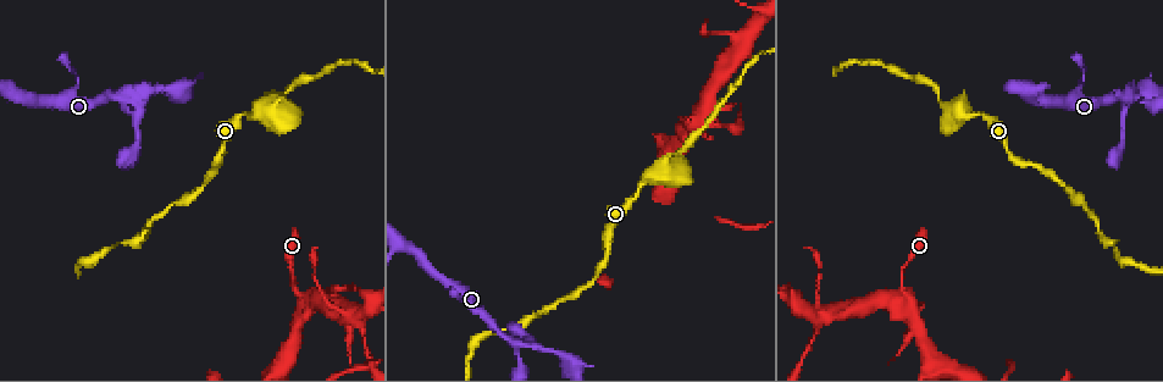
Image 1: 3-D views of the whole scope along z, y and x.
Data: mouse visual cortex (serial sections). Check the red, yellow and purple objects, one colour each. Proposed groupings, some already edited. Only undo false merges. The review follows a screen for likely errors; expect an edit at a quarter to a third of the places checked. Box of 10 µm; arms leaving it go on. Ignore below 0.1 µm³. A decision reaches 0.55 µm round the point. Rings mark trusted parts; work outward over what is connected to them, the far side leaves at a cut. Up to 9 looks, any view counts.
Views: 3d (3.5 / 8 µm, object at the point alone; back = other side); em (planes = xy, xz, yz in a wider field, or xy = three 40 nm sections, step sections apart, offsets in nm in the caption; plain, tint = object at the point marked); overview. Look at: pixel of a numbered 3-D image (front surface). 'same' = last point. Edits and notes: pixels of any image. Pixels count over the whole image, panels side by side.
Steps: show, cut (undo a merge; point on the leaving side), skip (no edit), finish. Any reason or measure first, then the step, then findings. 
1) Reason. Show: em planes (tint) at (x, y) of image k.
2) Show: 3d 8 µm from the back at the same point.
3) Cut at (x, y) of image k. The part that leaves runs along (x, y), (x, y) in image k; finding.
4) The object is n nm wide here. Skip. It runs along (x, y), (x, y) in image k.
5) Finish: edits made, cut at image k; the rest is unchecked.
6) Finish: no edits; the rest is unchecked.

Narrows sharply. Show: 3d 8 µm at (297, 289) of image 1.

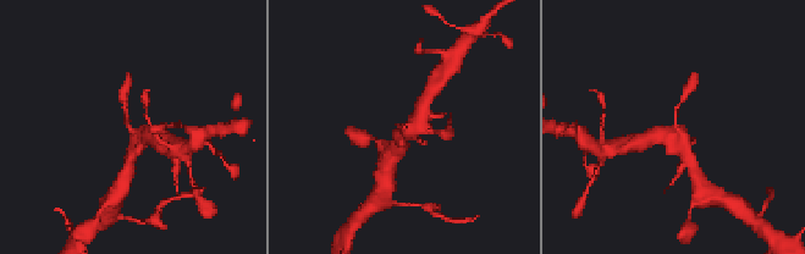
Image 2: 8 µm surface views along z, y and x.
Zoom in. Show: 3d 3.5 µm at the same point.

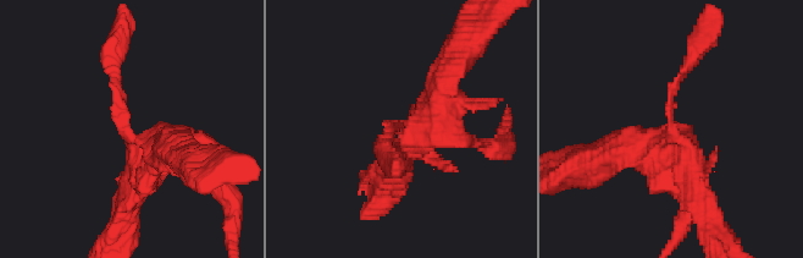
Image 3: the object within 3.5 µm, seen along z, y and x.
Need the tissue. Show: em xy step 1 (tint) at (672, 129) of image 3.

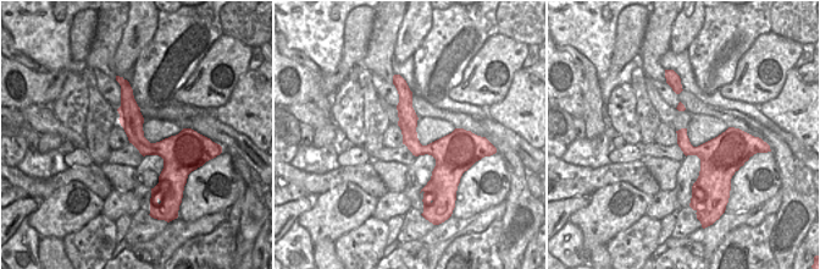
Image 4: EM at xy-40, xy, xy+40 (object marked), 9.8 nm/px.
Skip. Continuous, no second cell.

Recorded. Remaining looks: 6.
Thin arm on a thick one. Show: 3d 3.5 µm at (818, 313) of image 1.

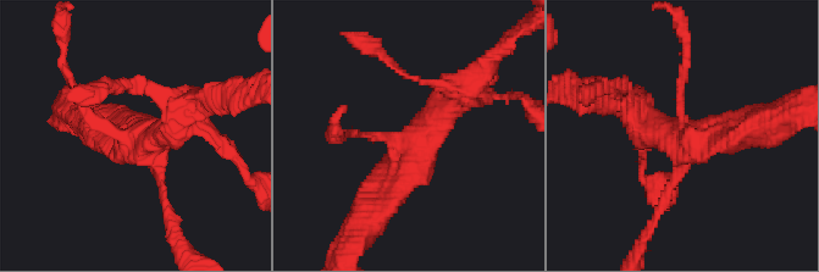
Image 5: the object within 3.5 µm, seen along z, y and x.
Need the tissue. Show: em xy step 3 (tint) at (423, 140) of image 5.

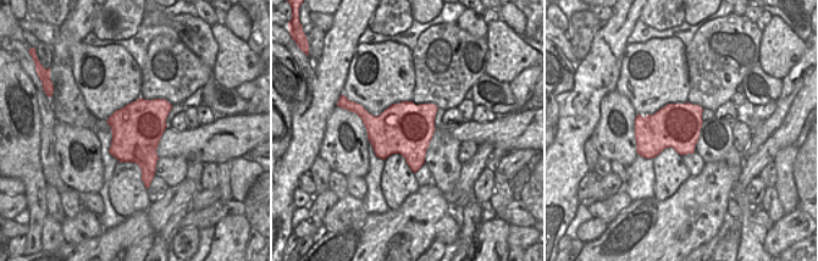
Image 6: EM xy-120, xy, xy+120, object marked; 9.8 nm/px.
Skip. It runs along (381, 205), (455, 96), (448, 83) in image 5; all the same cell.

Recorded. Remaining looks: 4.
Thin neck. Show: 3d 8 µm at (672, 153) of image 1.

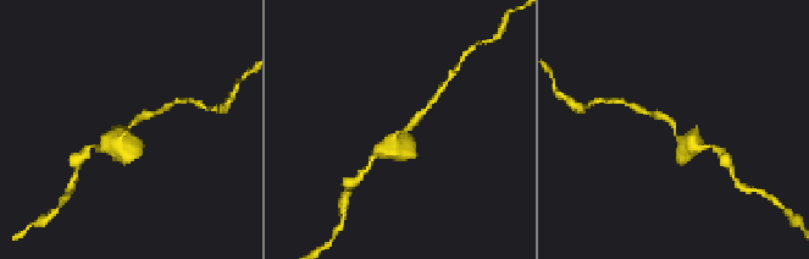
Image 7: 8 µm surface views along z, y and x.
Show: em xy step 5 (tint) at the same point.

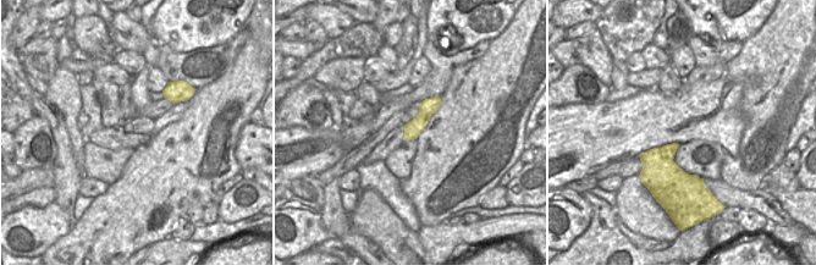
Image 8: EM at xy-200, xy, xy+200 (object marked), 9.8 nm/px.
Skip. It runs along (377, 152), (421, 114) in image 7; all the same cell.

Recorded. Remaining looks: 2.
Finish: no edits; the rest is unchecked.

